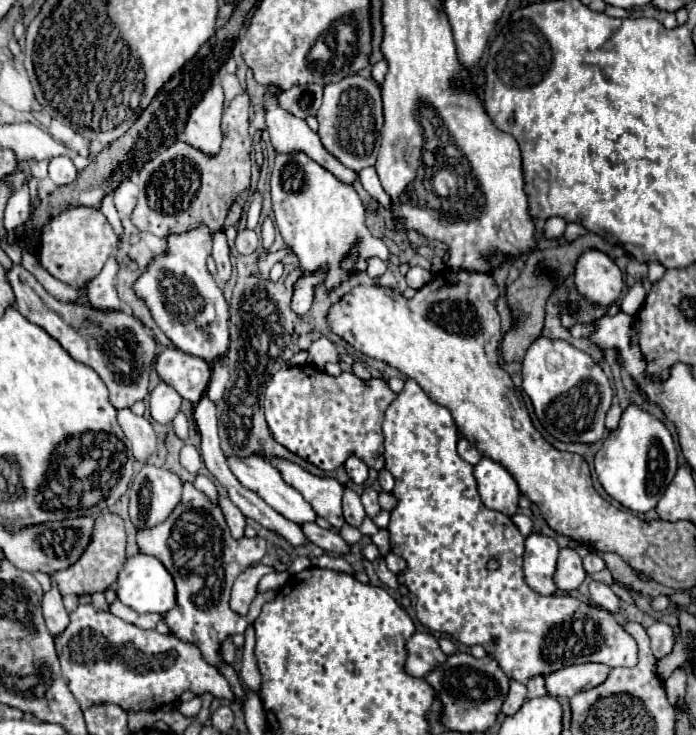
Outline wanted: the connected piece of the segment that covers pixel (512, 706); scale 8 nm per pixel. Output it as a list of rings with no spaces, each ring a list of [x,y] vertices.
[[[512,680],[512,682],[510,682],[510,692],[508,692],[508,696],[506,696],[506,700],[504,700],[504,706],[502,706],[502,714],[504,714],[504,716],[516,714],[518,708],[520,708],[524,702],[526,702],[526,686],[520,684],[520,682],[516,682],[516,680]]]

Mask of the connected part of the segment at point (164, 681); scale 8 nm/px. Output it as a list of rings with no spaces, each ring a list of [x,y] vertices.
[[[80,604],[70,614],[70,626],[64,630],[64,634],[60,634],[60,638],[56,638],[56,652],[62,666],[62,676],[82,710],[98,704],[116,704],[124,712],[158,710],[164,704],[172,704],[174,700],[178,700],[186,690],[194,692],[196,696],[210,692],[216,698],[234,700],[226,678],[214,666],[206,664],[200,658],[200,650],[196,650],[196,646],[188,646],[172,634],[162,636],[156,630],[142,630],[116,618],[112,612],[98,612],[90,604]]]

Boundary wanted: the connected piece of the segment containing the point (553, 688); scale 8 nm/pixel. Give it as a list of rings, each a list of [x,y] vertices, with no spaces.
[[[572,664],[544,674],[544,682],[550,696],[572,698],[572,694],[576,694],[578,690],[590,690],[604,682],[610,670],[612,668],[604,664]]]

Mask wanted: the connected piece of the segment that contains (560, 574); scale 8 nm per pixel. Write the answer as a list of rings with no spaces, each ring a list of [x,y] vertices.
[[[562,548],[554,572],[554,584],[560,592],[572,592],[576,590],[586,578],[586,572],[582,568],[582,558],[572,548]]]

